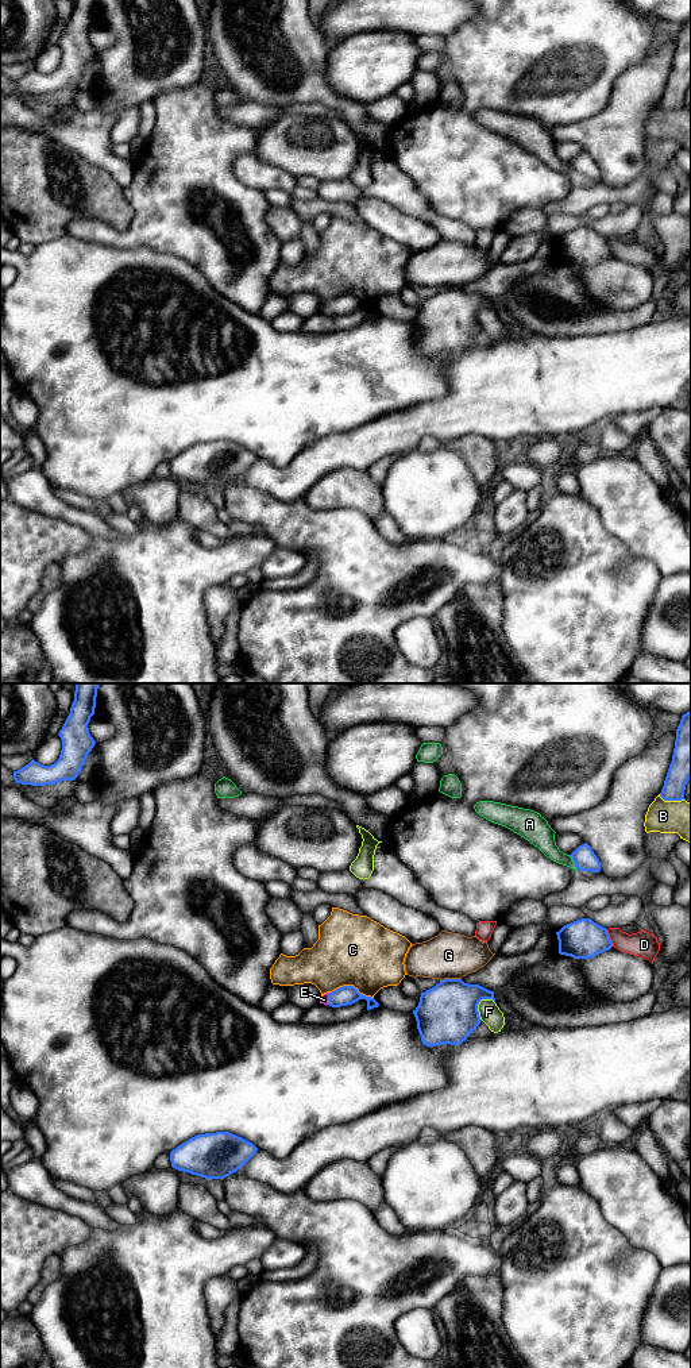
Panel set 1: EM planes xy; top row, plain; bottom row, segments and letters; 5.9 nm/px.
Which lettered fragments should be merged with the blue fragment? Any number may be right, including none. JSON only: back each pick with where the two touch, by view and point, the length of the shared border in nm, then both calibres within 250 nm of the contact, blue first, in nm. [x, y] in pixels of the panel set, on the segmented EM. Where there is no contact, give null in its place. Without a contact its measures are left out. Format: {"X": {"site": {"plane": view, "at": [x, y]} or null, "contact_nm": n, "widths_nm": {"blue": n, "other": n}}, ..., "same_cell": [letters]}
{"E": {"site": {"plane": "xy", "at": [329, 998]}, "contact_nm": 70, "widths_nm": {"blue": 120, "other": 50}}, "same_cell": ["E"]}

